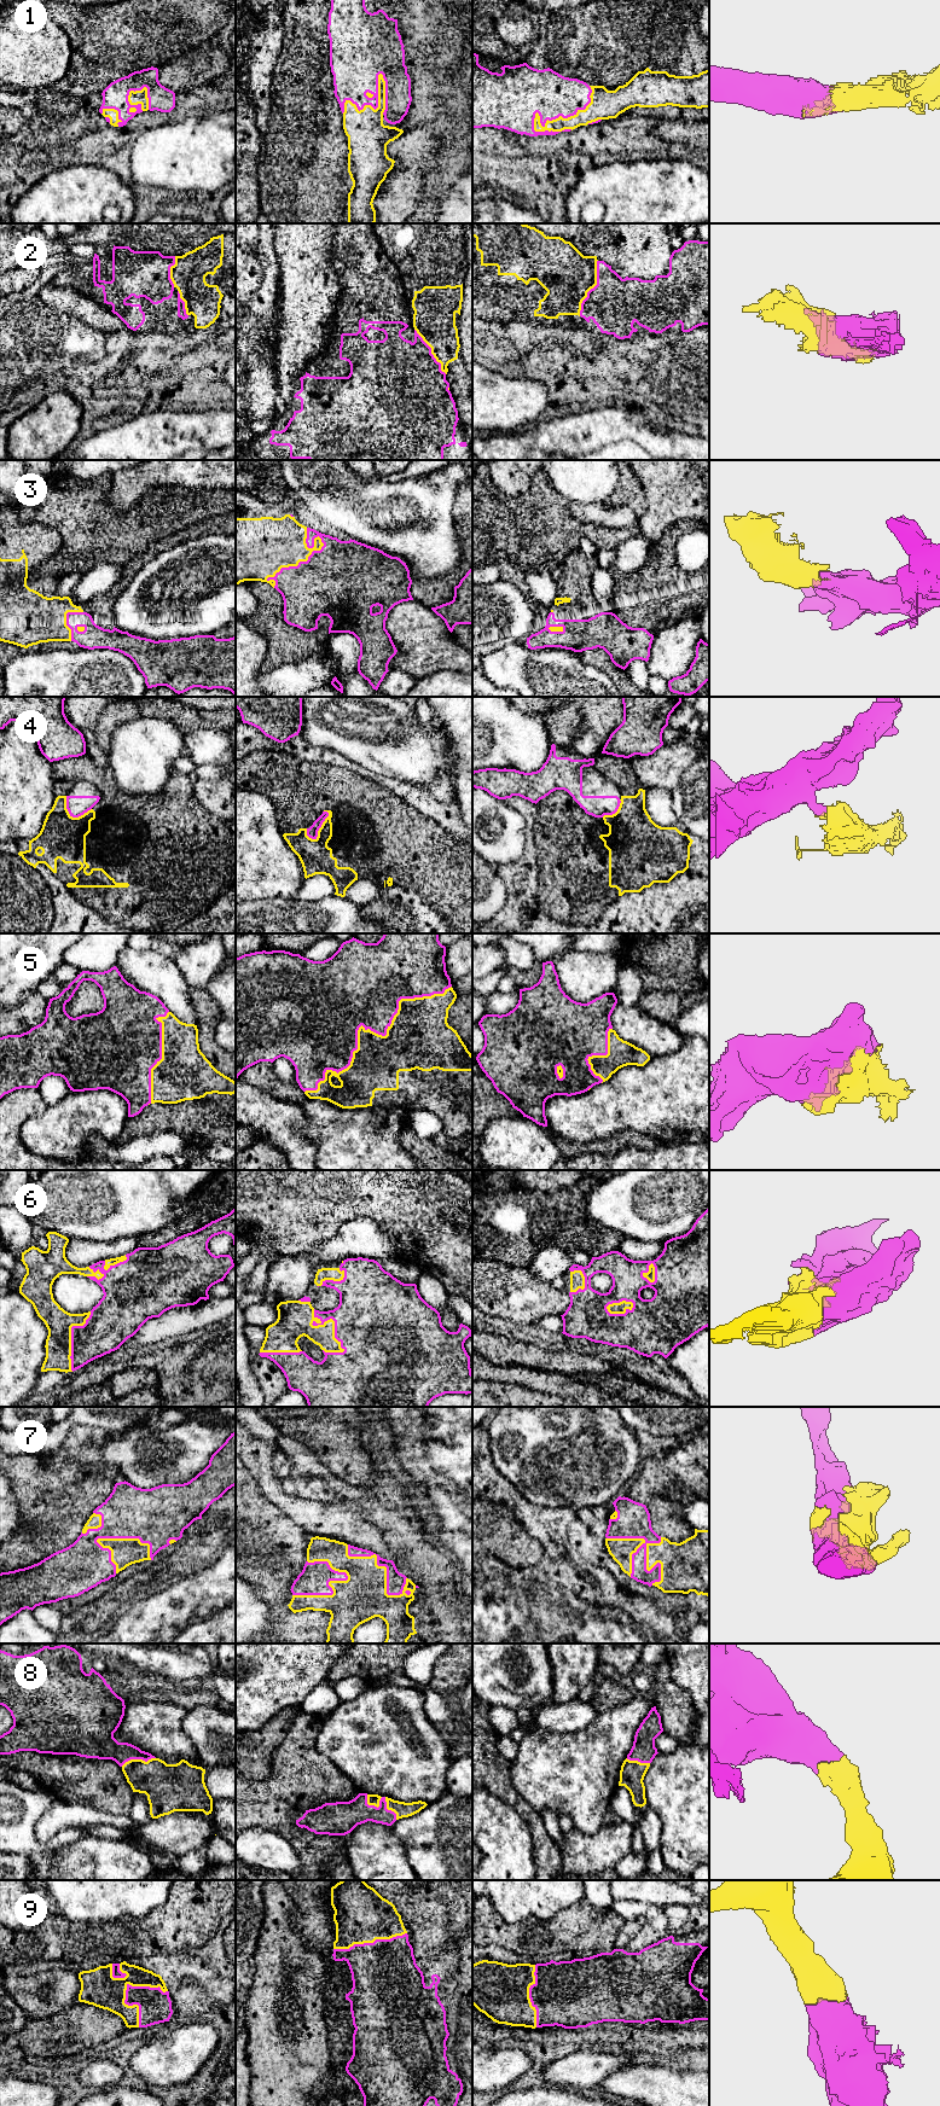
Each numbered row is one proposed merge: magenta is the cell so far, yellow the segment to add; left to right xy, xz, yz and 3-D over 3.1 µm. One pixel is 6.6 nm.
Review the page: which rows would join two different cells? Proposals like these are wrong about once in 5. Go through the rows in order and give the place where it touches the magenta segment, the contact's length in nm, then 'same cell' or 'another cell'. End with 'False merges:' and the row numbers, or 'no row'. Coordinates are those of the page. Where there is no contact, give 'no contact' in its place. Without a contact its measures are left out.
1: meets magenta in yz at (558, 116); contact 480 nm long; same cell
2: meets magenta in yz at (593, 288); contact 400 nm long; another cell
3: meets magenta in xz at (299, 563); contact 460 nm long; same cell
4: meets magenta in xz at (320, 826); contact 220 nm long; another cell
5: meets magenta in xz at (370, 1029); contact 1200 nm long; same cell
6: meets magenta in xz at (335, 1325); contact 360 nm long; same cell
7: meets magenta in yz at (645, 1551); contact 460 nm long; same cell
8: meets magenta in xy at (138, 1758); contact 240 nm long; same cell
9: meets magenta in xy at (126, 1991); contact 320 nm long; same cell
False merges: 2, 4

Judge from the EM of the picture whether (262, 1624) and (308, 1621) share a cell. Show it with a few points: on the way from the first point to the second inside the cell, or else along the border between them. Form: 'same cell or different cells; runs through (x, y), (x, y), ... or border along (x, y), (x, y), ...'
different cells; border along (261, 1597), (270, 1607), (273, 1630)

